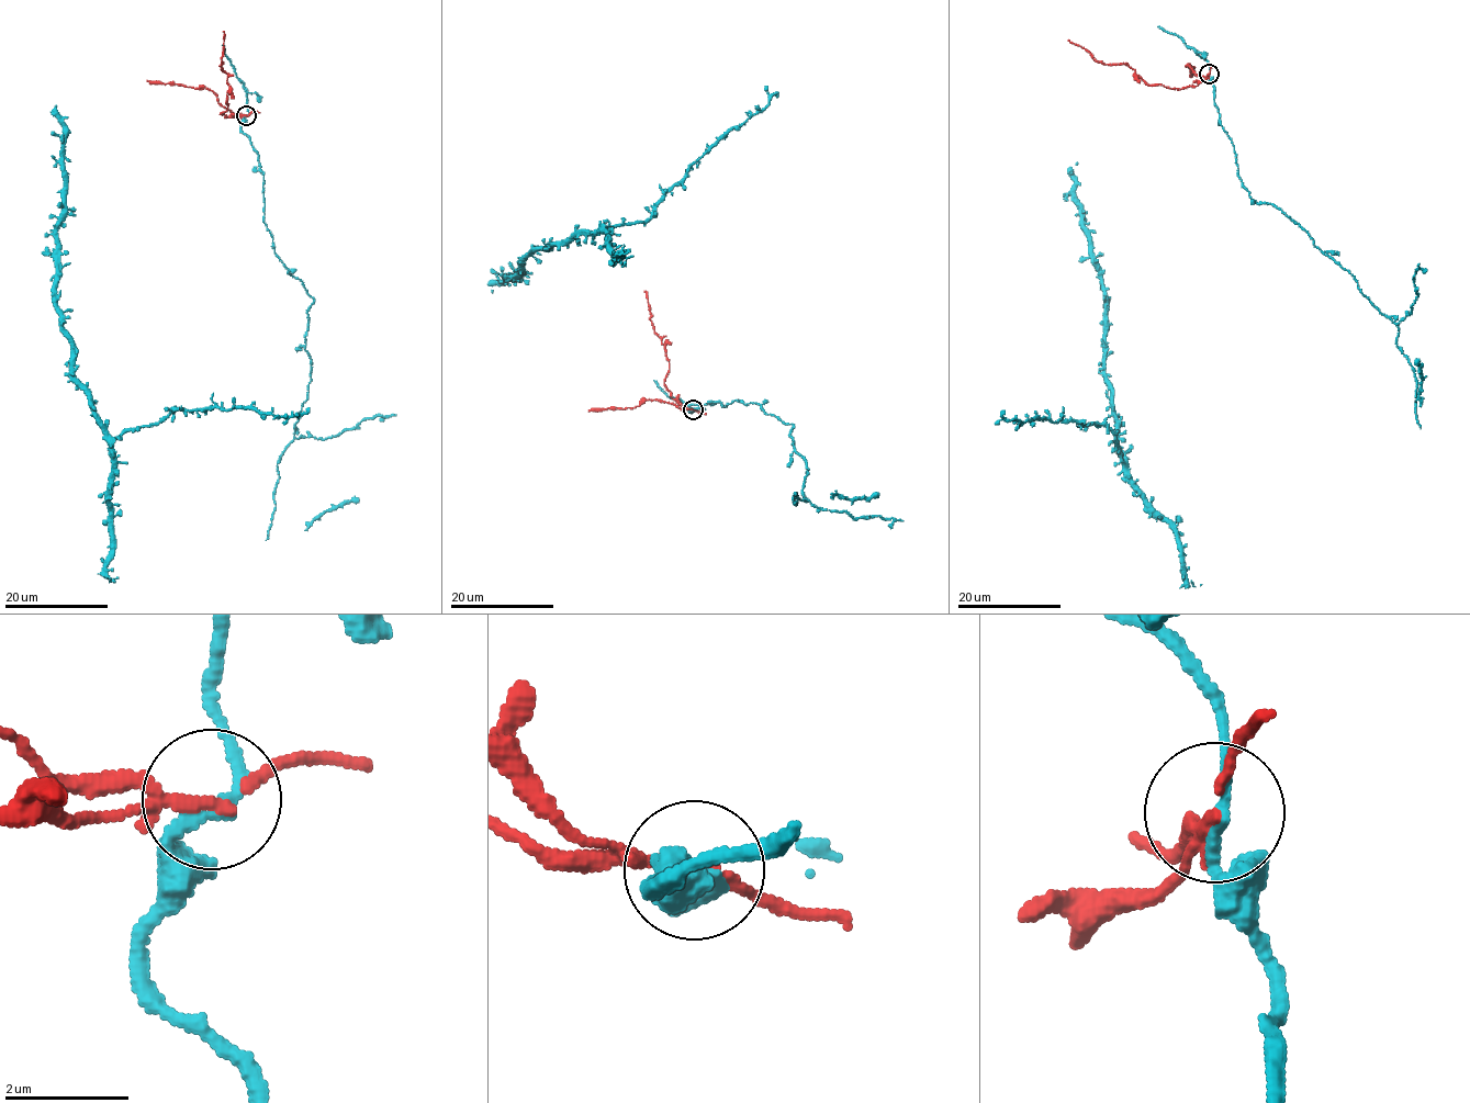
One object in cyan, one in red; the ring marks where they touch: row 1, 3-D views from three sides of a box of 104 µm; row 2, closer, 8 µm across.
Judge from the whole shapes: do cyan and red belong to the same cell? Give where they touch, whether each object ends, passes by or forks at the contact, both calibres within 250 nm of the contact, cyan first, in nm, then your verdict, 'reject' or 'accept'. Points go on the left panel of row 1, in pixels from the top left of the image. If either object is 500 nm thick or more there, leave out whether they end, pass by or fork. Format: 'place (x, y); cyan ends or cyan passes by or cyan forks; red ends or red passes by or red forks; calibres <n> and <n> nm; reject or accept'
place (246, 115); cyan passes by; red passes by; calibres 150 and 180 nm; reject

